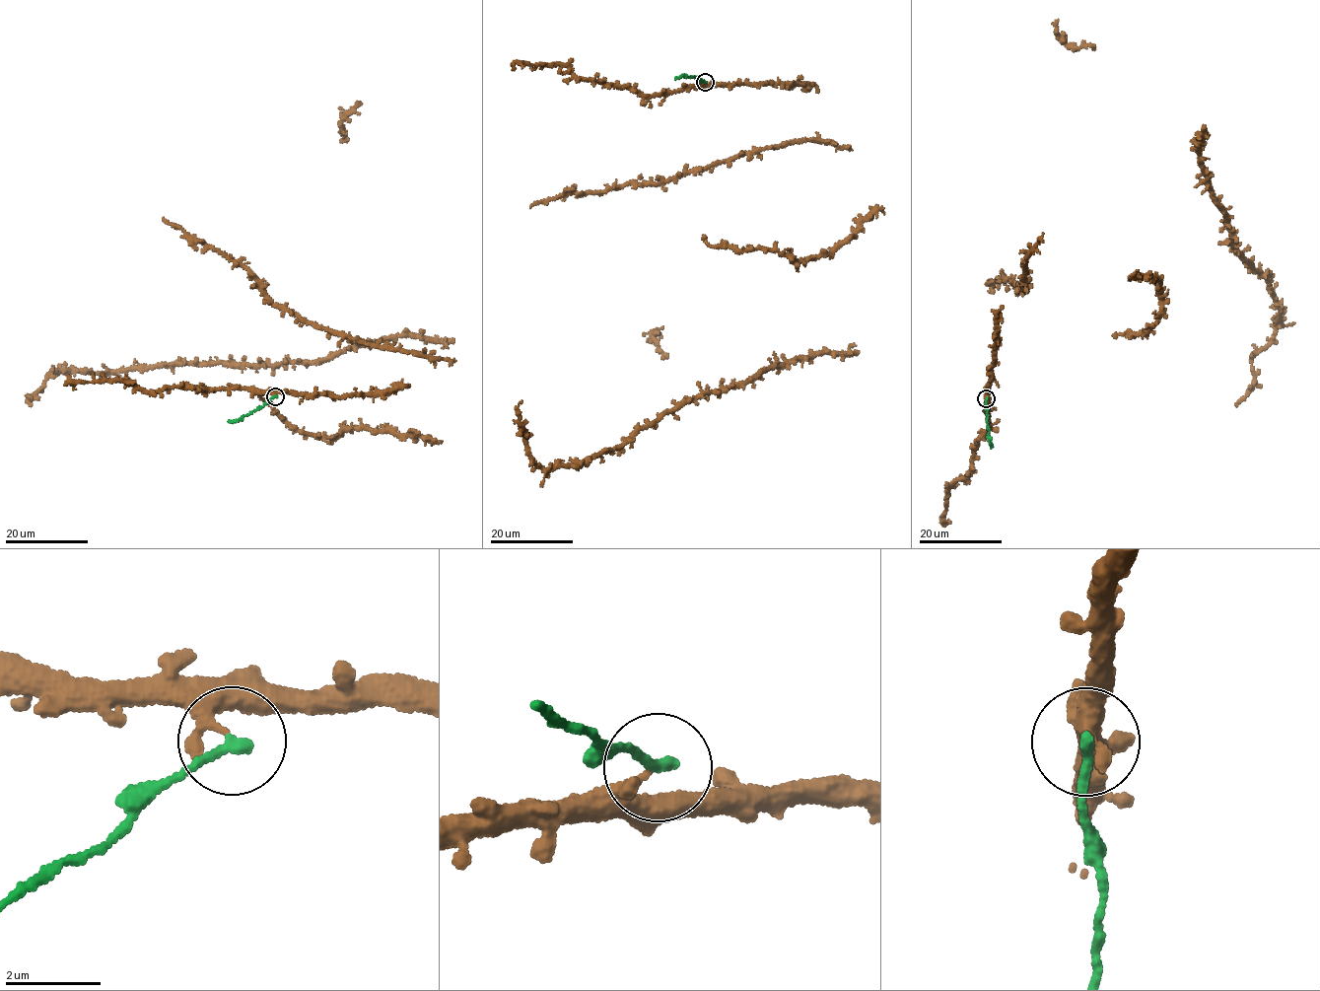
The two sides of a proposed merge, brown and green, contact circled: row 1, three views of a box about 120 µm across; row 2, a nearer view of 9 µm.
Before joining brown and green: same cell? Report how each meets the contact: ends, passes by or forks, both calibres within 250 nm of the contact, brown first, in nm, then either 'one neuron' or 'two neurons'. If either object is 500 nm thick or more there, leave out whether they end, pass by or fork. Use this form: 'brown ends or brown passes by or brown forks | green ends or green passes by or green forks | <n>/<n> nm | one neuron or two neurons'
brown ends | green ends | 280/240 nm | two neurons

